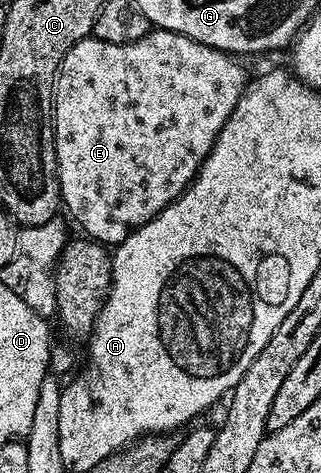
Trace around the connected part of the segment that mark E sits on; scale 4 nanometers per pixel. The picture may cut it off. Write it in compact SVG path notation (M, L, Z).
M152 28L137 43L105 43L98 41L93 35L77 42L65 55L59 68L59 76L55 78L55 99L53 102L53 120L55 122L55 158L59 168L59 195L65 209L71 212L70 220L84 229L90 240L102 243L107 247L114 247L127 238L134 229L140 229L149 223L169 203L173 203L186 189L191 181L199 174L199 168L210 155L213 143L225 127L229 115L233 115L233 107L241 99L247 87L249 74L238 65L236 58L222 49L215 49L205 43L197 43L180 33L168 29Z

